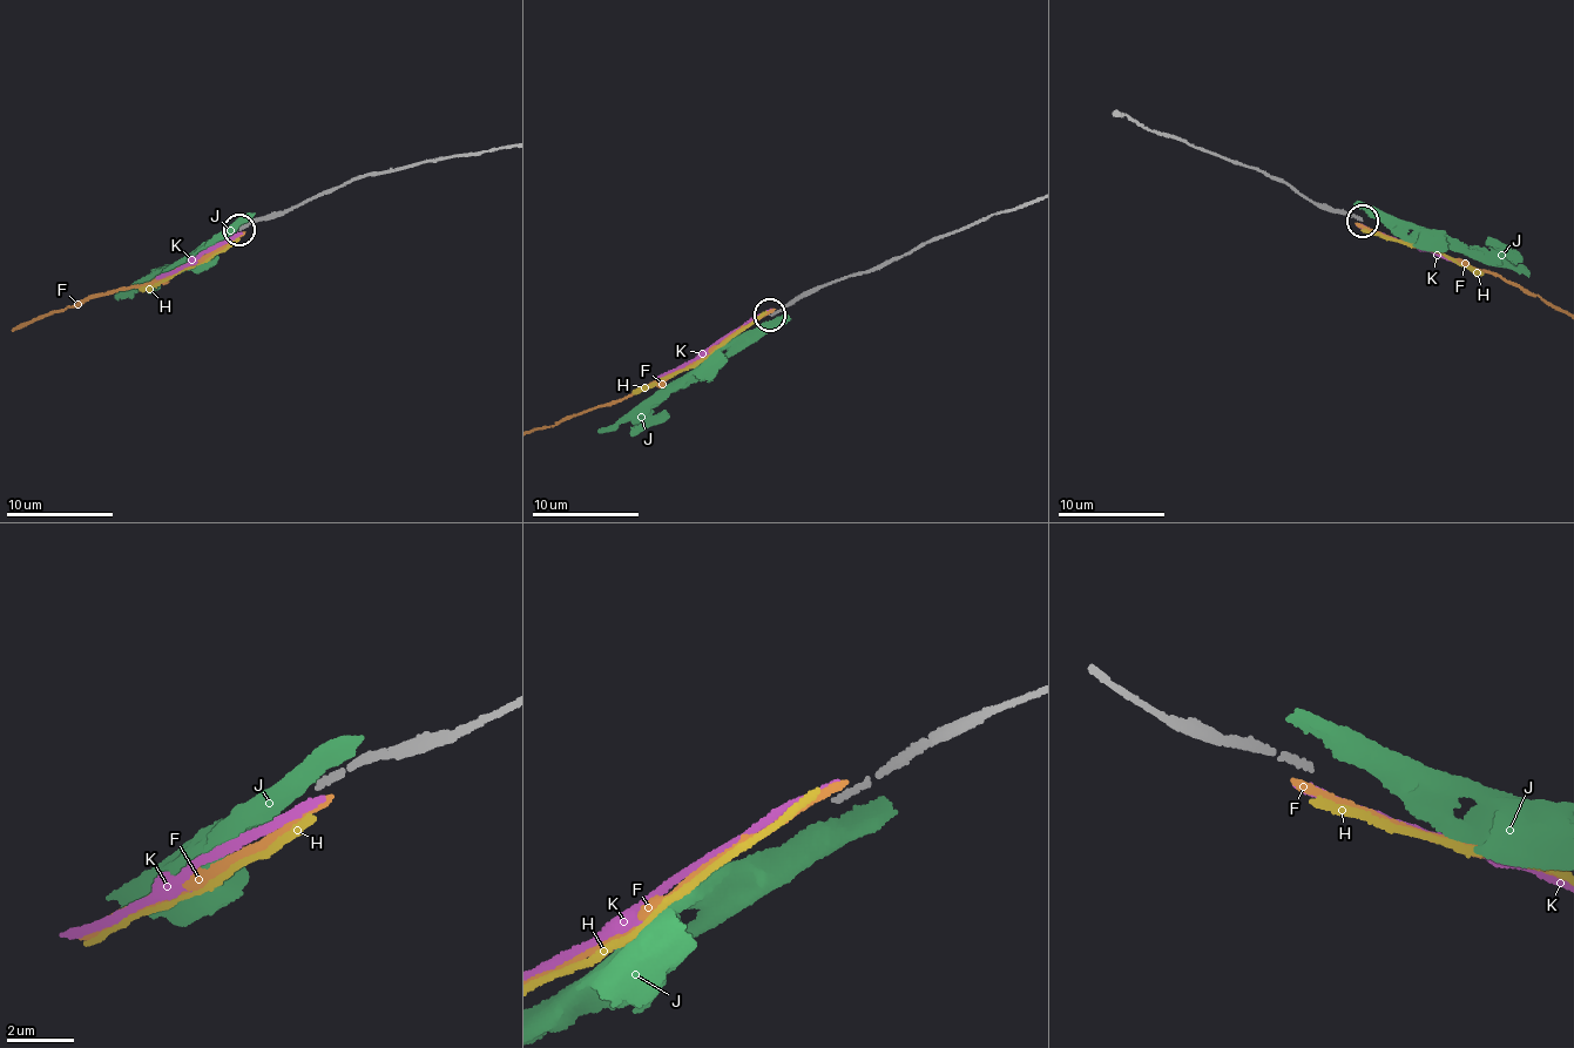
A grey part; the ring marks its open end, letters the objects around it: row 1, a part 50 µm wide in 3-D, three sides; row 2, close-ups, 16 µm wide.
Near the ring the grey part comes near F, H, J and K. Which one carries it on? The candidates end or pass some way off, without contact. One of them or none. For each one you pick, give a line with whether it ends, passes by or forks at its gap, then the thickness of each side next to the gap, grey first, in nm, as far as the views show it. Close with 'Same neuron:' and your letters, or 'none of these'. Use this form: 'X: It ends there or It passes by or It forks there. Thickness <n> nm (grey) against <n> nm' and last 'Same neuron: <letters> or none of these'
Same neuron: none of these

